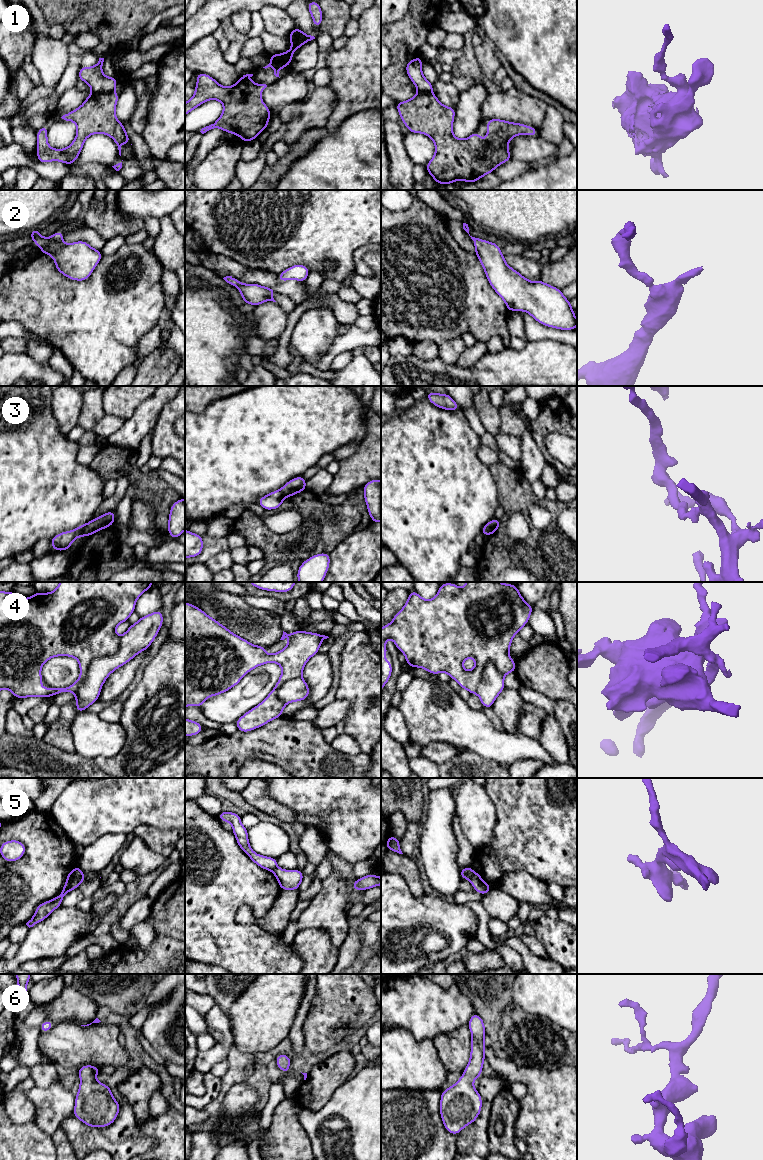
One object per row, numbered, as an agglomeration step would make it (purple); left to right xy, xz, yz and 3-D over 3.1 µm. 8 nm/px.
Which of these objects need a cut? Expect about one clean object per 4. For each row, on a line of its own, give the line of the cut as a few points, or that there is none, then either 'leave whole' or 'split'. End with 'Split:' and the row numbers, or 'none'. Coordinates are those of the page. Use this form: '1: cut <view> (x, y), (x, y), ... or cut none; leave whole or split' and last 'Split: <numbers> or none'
1: cut xy (112, 91), (93, 93); split
2: cut none; leave whole
3: cut xy (86, 524), (83, 535); split
4: cut xy (120, 637), (114, 653), (90, 663), (74, 693); split
5: cut yz (474, 872), (470, 880); split
6: cut none; leave whole
Split: 1, 3, 4, 5

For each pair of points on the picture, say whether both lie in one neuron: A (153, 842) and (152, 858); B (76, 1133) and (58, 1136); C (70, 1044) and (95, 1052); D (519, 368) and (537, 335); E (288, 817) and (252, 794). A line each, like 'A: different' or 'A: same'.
A: different
B: different
C: same
D: different
E: same

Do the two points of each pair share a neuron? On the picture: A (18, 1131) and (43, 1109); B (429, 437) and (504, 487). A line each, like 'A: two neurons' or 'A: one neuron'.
A: two neurons
B: two neurons

